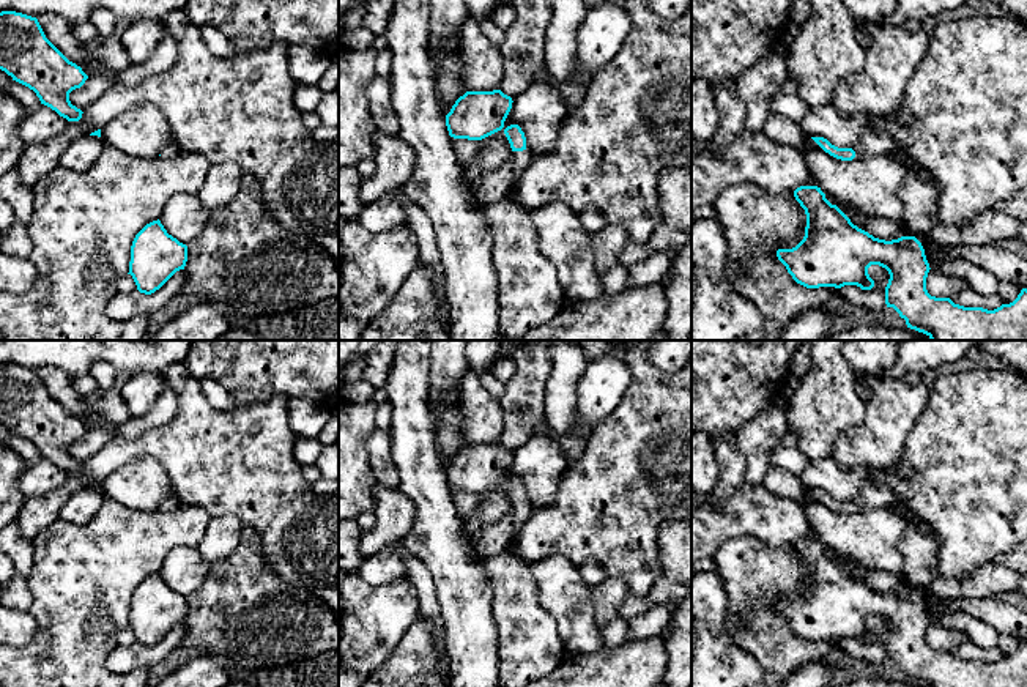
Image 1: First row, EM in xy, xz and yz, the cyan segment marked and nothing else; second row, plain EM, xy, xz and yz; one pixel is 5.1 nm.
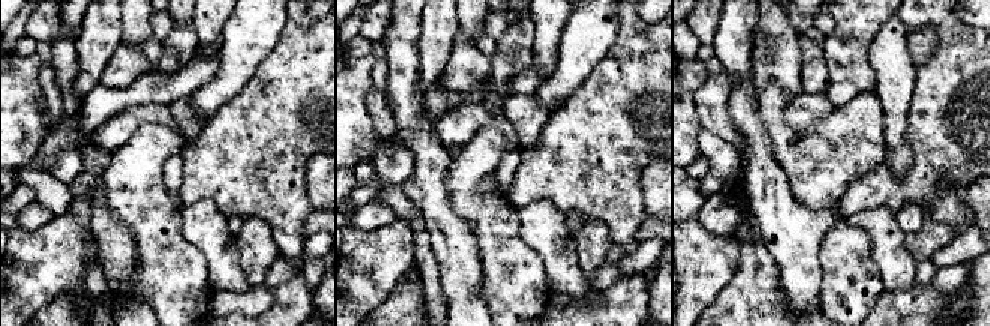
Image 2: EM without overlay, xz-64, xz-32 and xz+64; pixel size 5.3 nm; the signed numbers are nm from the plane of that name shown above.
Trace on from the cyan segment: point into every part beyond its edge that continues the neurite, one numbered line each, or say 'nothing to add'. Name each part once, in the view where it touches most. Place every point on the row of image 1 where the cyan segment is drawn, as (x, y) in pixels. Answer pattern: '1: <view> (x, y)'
1: xz (522, 159)

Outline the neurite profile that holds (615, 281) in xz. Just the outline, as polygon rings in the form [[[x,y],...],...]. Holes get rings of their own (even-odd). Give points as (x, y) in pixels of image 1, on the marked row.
[[[614,266],[600,276],[600,284],[603,295],[619,295],[628,288],[627,285],[628,269],[622,266]]]

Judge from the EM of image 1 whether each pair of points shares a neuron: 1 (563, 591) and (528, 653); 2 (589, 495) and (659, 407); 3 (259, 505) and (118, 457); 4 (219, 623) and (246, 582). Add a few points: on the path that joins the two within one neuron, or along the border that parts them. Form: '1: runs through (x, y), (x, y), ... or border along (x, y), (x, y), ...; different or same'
1: border along (533, 580), (537, 599), (553, 618), (564, 648); different
2: runs through (611, 473), (652, 429); same
3: runs through (224, 470), (200, 448), (153, 448); same
4: runs through (229, 613), (243, 599), (243, 591); same

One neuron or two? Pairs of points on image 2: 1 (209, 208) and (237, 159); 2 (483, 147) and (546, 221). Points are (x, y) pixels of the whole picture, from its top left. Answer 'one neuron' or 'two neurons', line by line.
1: two neurons
2: two neurons

